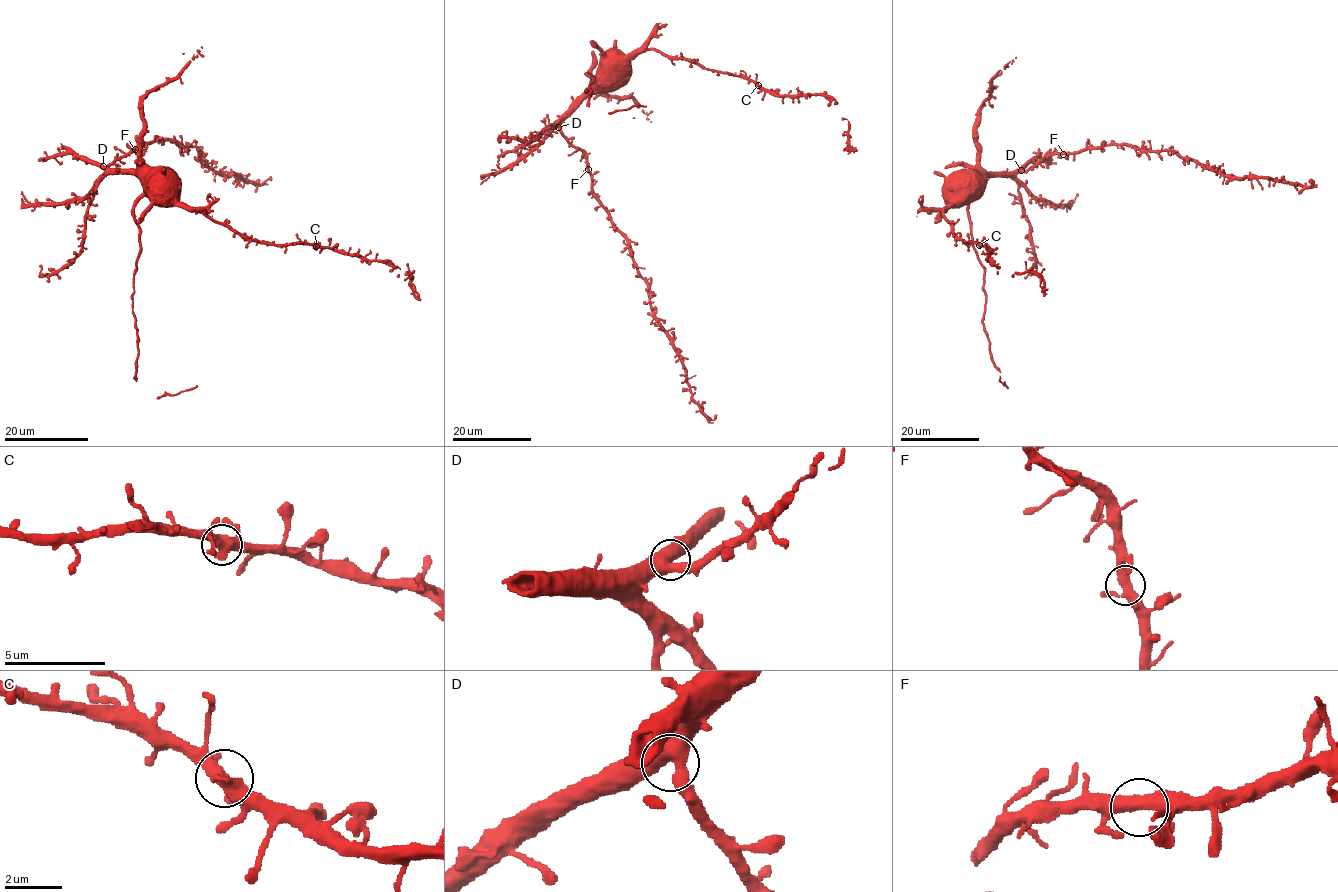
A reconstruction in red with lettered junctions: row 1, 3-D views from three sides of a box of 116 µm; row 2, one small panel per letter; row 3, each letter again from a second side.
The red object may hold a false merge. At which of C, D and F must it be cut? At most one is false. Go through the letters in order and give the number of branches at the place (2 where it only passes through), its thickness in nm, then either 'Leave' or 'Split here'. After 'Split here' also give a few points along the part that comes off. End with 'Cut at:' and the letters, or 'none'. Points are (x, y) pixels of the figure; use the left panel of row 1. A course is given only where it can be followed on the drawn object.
C: Branches: 3. Thickness 400 nm. Leave
D: Branches: 3. Thickness 480 nm. Leave
F: Branches: 3. Thickness 380 nm. Leave
Cut at: none

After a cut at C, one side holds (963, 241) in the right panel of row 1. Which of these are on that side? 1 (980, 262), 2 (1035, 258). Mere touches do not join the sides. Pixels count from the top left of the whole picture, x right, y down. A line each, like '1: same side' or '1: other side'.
1: same side
2: same side

